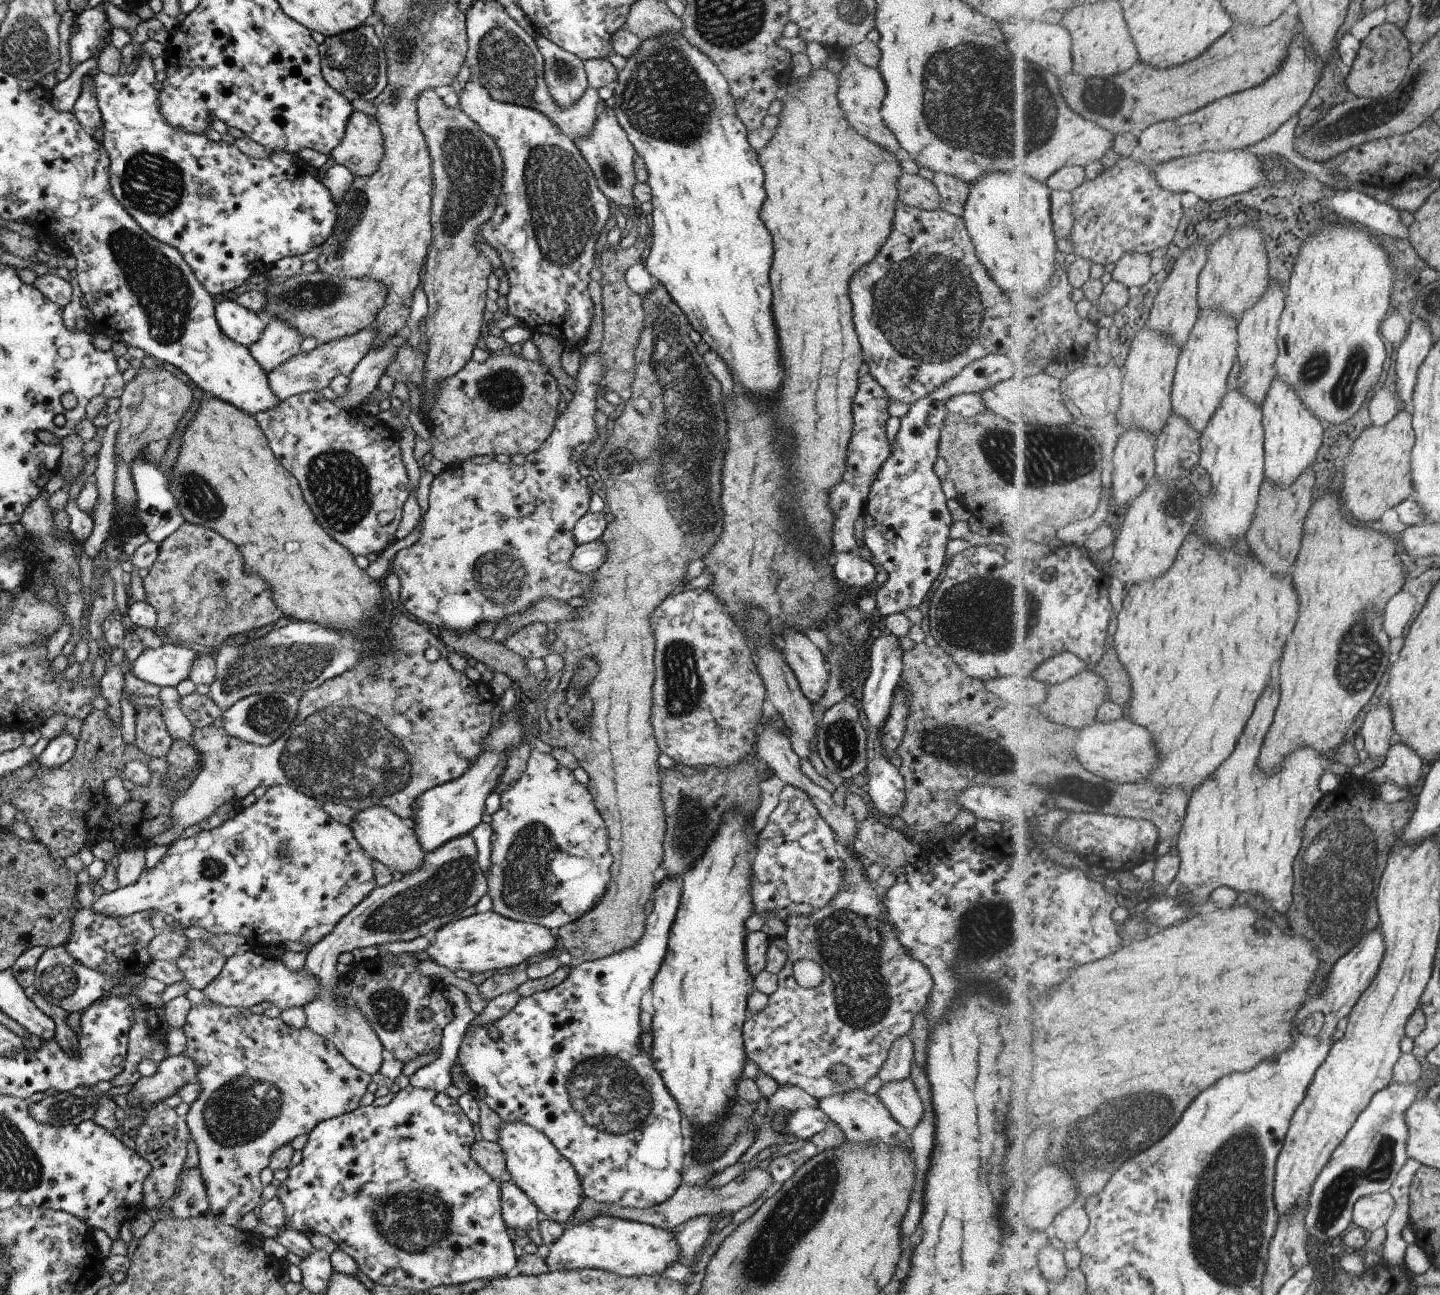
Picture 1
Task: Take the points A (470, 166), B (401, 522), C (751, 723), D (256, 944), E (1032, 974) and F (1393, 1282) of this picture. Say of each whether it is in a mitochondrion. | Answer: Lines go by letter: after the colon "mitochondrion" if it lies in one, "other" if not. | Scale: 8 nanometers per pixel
A: mitochondrion
B: other
C: other
D: other
E: other
F: other

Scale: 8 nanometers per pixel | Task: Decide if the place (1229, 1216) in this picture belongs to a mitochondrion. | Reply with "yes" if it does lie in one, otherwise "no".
yes

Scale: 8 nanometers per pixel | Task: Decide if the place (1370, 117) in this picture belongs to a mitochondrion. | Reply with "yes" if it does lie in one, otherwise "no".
yes

